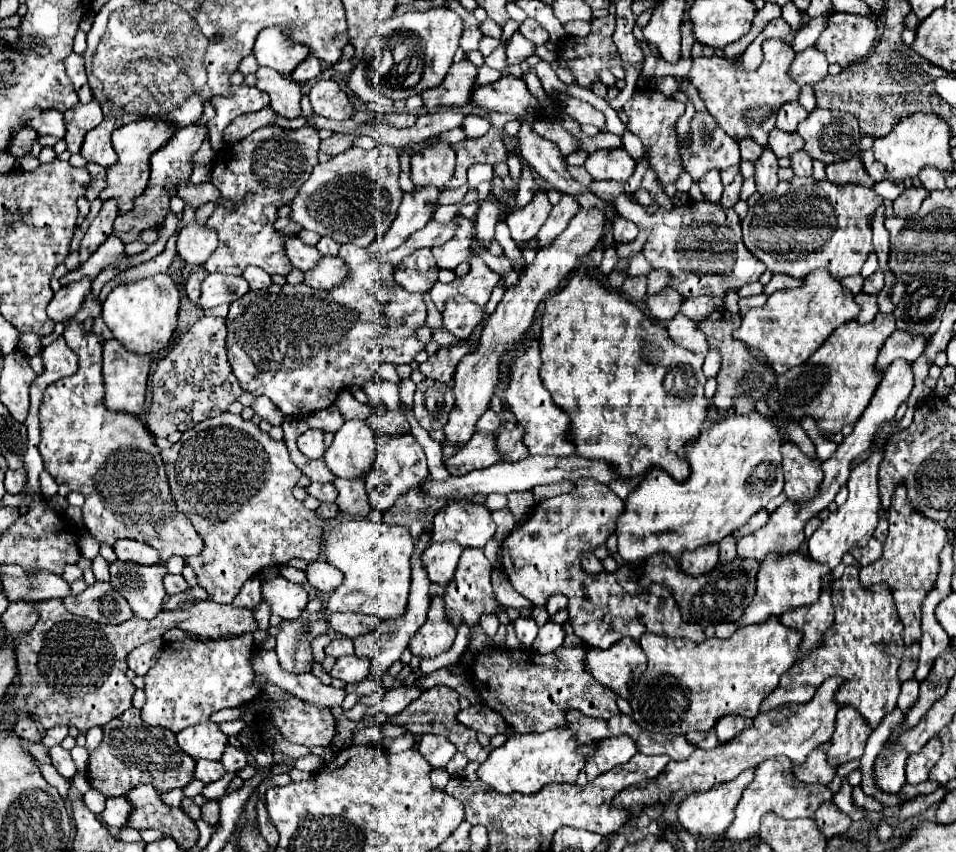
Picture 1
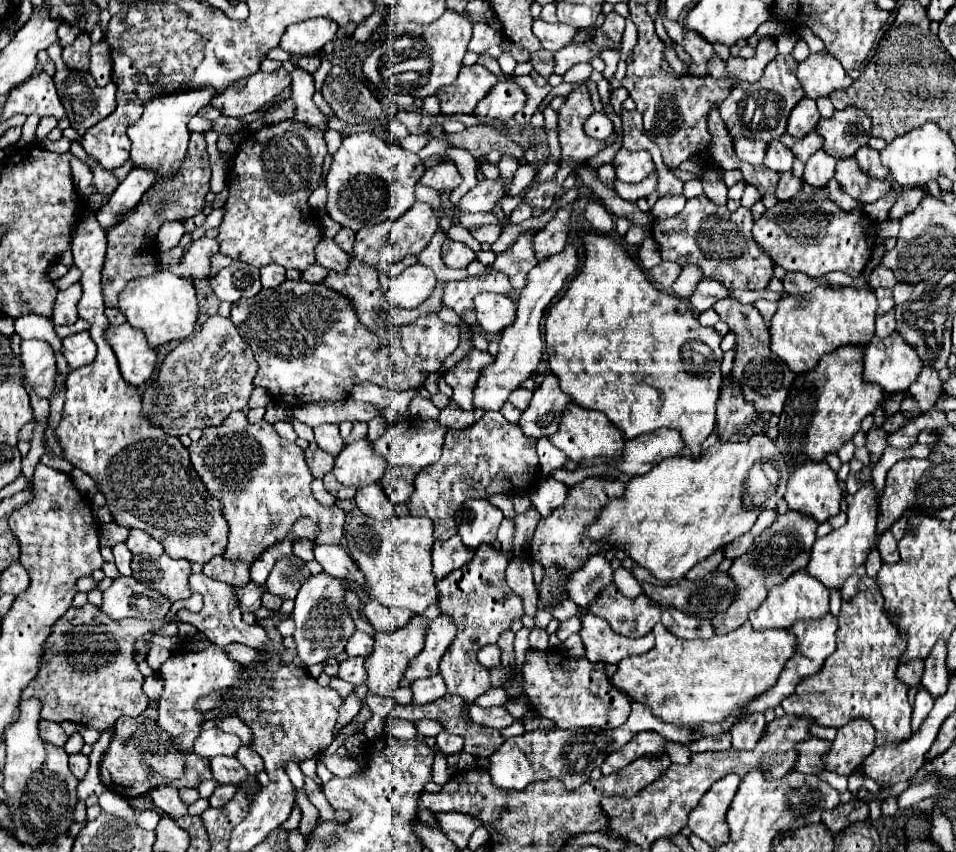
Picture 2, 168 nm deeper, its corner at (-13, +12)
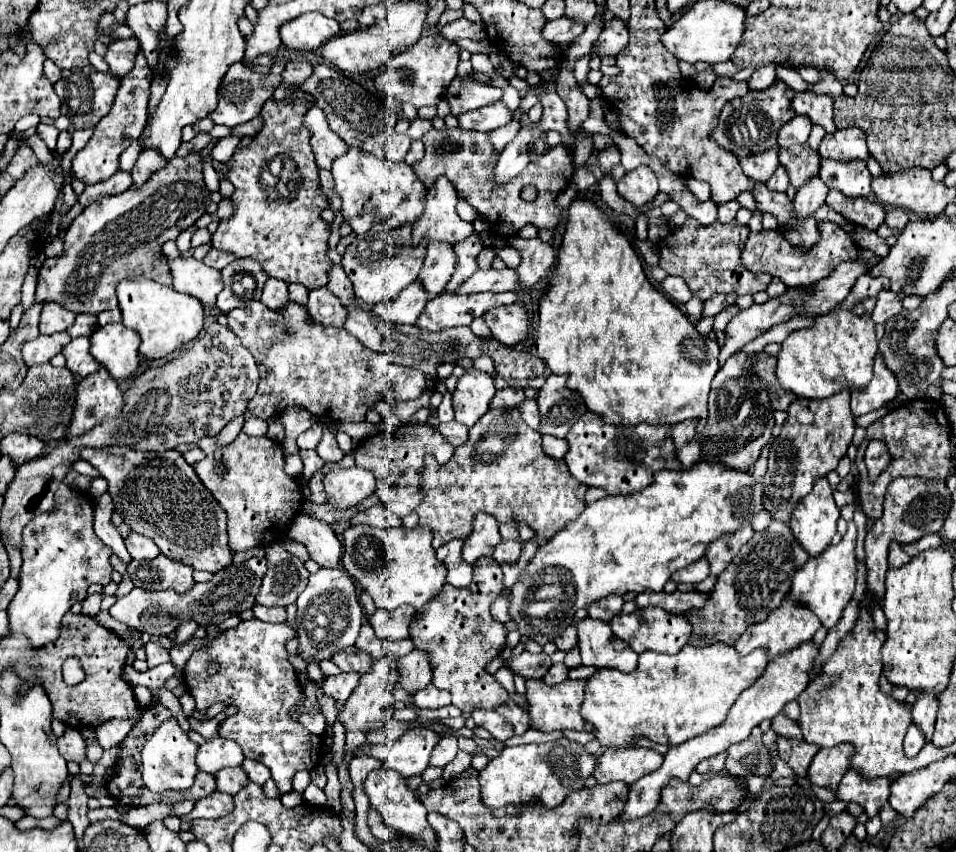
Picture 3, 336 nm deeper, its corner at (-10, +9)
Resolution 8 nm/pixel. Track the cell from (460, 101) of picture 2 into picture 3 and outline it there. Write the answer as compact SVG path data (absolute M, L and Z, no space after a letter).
M455 76L453 82L447 88L447 102L451 108L451 114L463 114L487 104L497 102L503 96L503 92L491 84L483 84L475 80L473 76Z

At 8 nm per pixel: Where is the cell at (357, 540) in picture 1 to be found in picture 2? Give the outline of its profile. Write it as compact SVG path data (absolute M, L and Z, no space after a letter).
M356 515L346 523L346 543L348 553L358 565L358 569L364 573L368 581L368 597L380 601L384 607L400 607L410 609L412 613L424 613L424 609L436 599L436 577L432 575L432 519L428 517L390 517L390 519L372 519L366 515Z

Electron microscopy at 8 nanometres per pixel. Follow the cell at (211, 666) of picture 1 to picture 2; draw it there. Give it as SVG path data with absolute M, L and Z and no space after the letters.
M210 645L208 649L196 653L174 653L160 669L160 675L164 679L164 693L160 697L160 715L156 721L170 735L172 745L164 753L144 753L144 765L150 767L154 773L164 775L166 779L182 777L186 767L186 755L194 751L192 747L204 721L202 713L194 709L194 703L208 693L220 693L234 687L240 681L240 673L242 665L228 659L228 655L218 645Z

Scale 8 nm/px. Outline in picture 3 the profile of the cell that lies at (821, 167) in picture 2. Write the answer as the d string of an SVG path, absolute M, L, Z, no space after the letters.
M815 174L813 178L809 178L795 194L793 198L793 208L797 212L797 216L807 218L811 216L827 198L829 188L825 186L825 182L821 182L821 178Z

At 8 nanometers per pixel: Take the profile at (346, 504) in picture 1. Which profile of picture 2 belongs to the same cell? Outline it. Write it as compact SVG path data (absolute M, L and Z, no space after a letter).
M380 483L374 485L366 485L360 487L356 491L356 505L358 509L374 519L388 519L394 515L394 507L390 503L390 499L384 495L384 489L380 487Z

